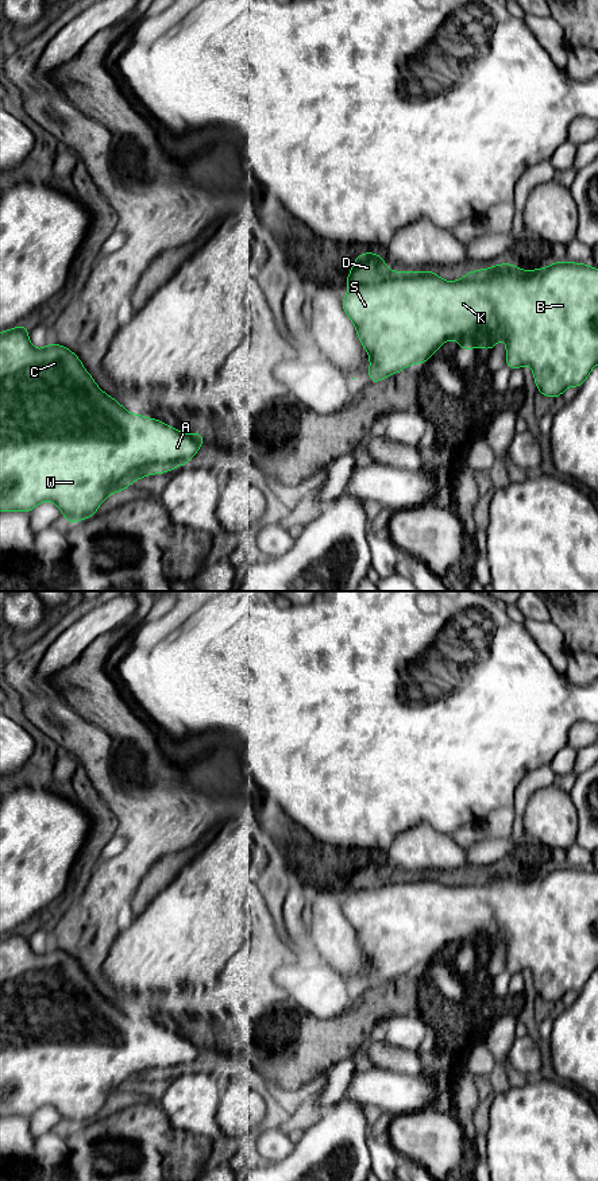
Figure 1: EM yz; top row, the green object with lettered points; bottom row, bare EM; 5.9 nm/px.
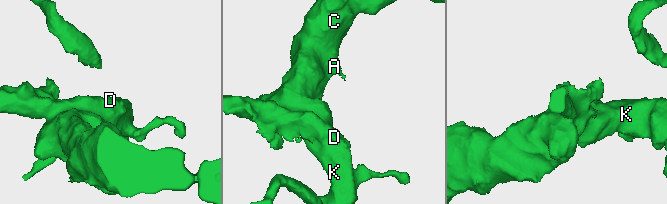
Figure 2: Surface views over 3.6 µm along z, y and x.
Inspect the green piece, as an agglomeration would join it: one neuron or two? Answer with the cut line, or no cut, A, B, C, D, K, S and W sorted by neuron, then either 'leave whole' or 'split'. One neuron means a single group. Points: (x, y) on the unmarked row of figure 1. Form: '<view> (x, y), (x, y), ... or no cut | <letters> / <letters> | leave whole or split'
yz (389, 875), (379, 886), (352, 891) | A B C K S W / D | split

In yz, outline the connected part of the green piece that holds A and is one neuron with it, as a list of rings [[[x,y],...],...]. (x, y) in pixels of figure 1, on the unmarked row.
[[[27,930],[0,938],[0,1116],[30,1118],[38,1108],[51,1105],[66,1127],[93,1123],[108,1100],[127,1093],[139,1082],[186,1069],[204,1043],[198,1037],[185,1039],[159,1024],[128,1018],[99,993],[69,953],[53,947],[43,954],[34,953]]]

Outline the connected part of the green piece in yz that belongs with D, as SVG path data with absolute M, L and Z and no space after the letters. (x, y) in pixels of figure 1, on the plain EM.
M366 857L355 861L354 872L348 879L346 888L348 891L377 888L381 887L389 876L385 865L378 858Z

